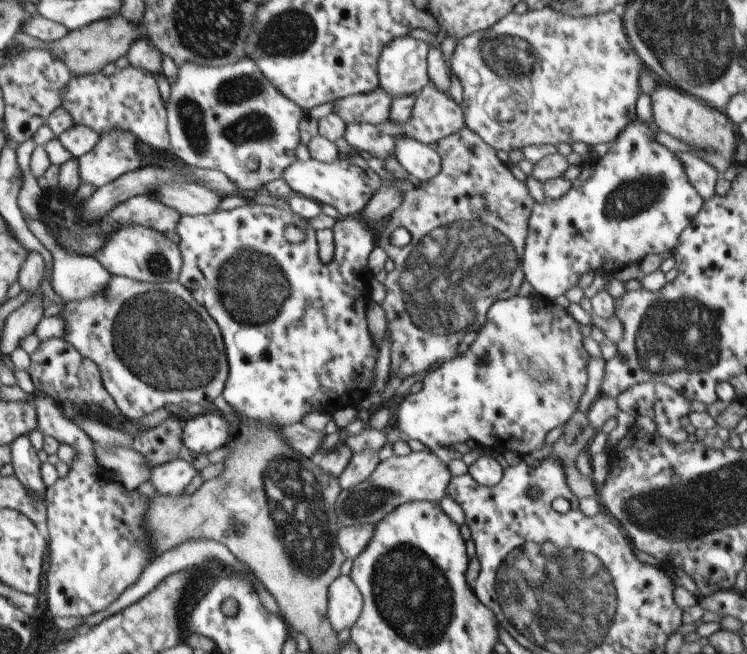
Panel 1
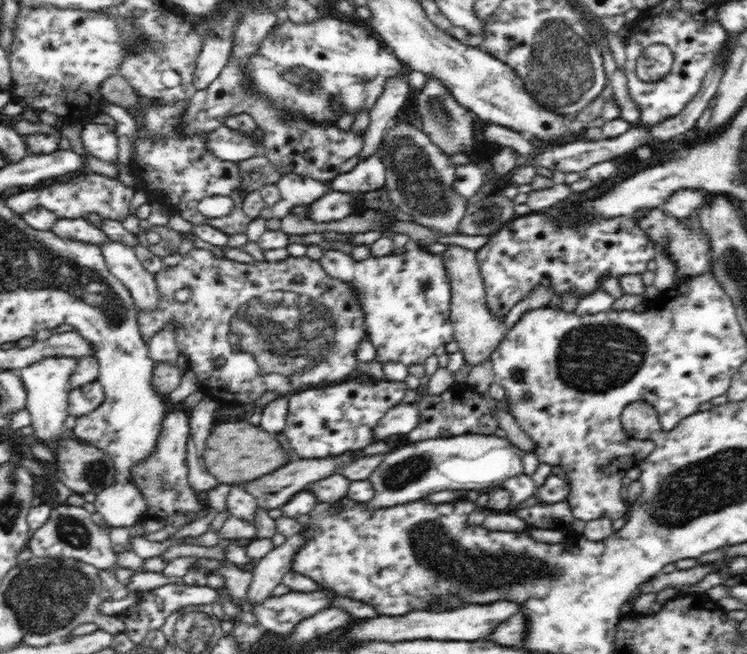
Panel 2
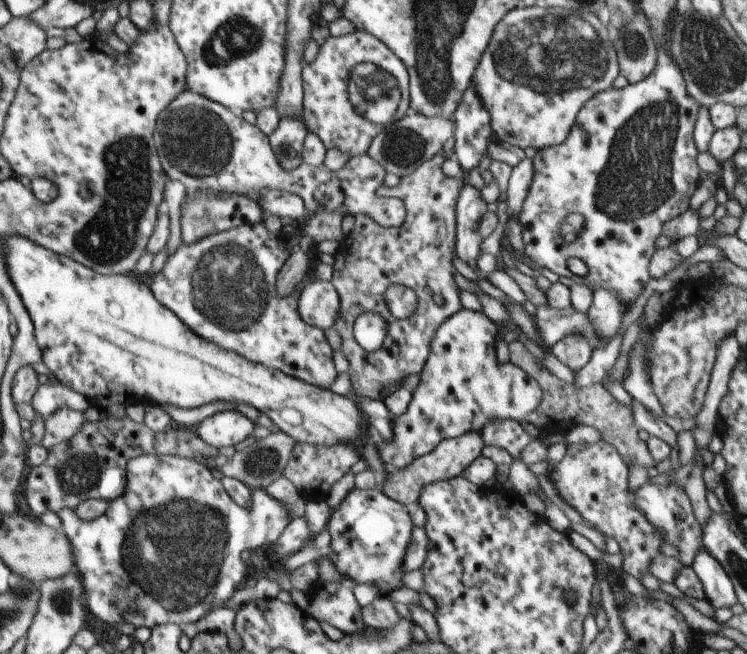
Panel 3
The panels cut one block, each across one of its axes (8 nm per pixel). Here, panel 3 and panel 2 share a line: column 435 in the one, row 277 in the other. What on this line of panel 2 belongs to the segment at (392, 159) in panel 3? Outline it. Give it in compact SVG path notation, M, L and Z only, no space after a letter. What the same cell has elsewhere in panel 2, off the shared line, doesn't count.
M108 240L99 245L110 272L128 289L138 311L158 308L160 293L156 277L136 257L135 247Z

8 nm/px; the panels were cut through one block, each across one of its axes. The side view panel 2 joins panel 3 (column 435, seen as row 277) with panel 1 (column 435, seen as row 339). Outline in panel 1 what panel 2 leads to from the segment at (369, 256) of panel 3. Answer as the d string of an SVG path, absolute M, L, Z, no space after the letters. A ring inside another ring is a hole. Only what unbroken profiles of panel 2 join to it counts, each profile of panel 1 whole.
M468 126L443 138L434 147L442 158L440 172L432 180L415 181L416 188L402 194L402 204L391 212L390 223L386 222L380 236L376 236L377 246L395 264L384 280L386 298L380 306L386 312L387 331L392 341L389 372L400 379L422 376L426 370L454 357L463 336L482 328L492 304L517 295L525 280L520 258L535 203L526 182L516 179L506 163L498 159L496 151ZM400 227L410 233L410 243L403 247L389 244L389 234Z

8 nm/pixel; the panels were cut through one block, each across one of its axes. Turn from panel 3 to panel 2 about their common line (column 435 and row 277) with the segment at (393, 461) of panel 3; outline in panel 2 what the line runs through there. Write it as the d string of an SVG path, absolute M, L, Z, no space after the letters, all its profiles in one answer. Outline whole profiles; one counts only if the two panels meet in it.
M410 245L405 253L392 252L383 257L357 260L339 250L324 249L319 261L330 277L346 281L356 289L367 339L375 347L377 362L422 365L438 346L454 339L450 320L450 279L442 253L433 254L426 248Z

